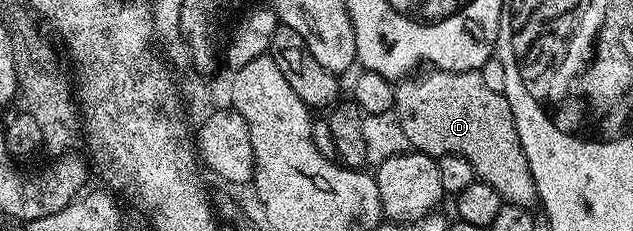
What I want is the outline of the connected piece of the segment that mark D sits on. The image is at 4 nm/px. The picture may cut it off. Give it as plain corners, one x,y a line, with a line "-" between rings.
430,68
422,77
401,79
396,82
393,112
397,114
403,135
407,135
410,146
418,153
429,157
459,155
471,163
476,180
487,183
499,191
502,202
533,209
538,204
535,179
523,155
523,143
519,143
519,131
515,131
515,119
504,93
489,90
483,83
480,72
447,71

